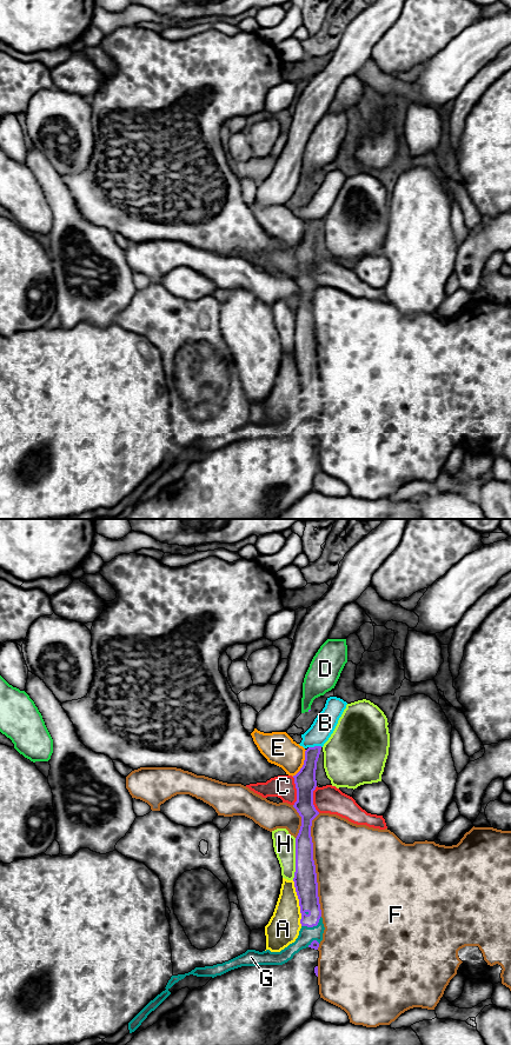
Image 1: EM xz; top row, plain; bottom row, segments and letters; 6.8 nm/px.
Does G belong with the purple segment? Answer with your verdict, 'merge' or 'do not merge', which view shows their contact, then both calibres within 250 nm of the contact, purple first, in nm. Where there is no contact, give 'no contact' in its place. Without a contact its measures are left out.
do not merge | xz | 150/110 nm

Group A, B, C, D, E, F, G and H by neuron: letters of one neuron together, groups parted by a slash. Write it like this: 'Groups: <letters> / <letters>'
Groups: A G / B / C / D / E / F / H

